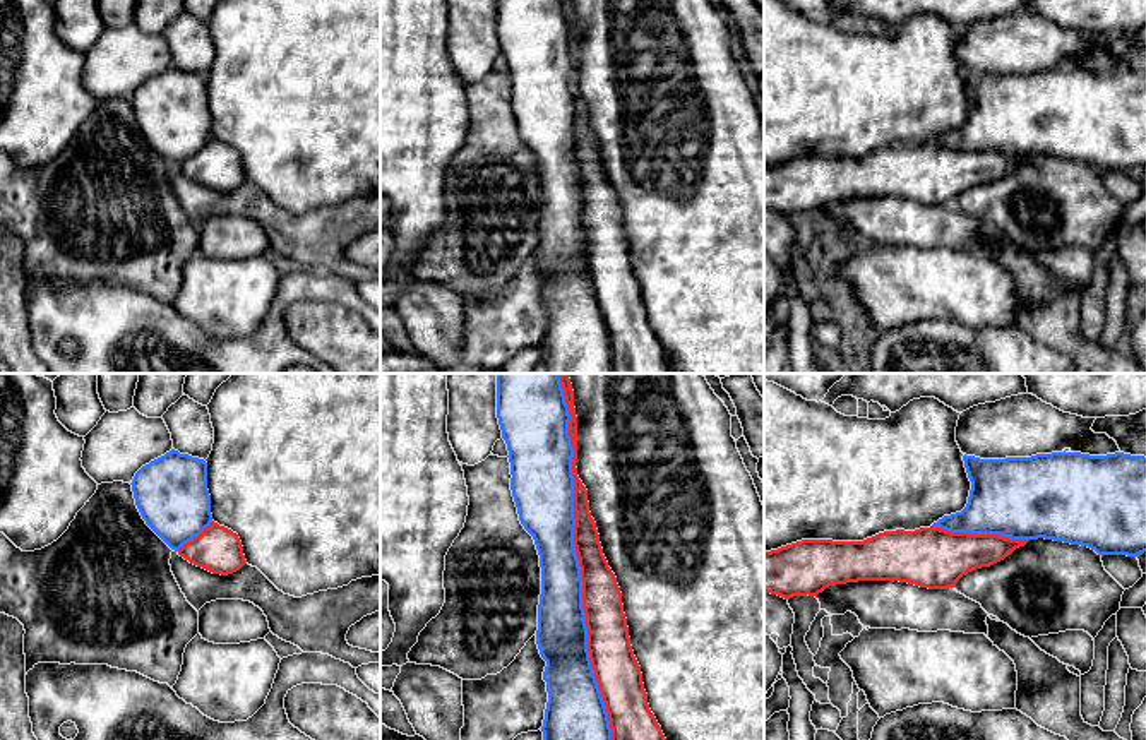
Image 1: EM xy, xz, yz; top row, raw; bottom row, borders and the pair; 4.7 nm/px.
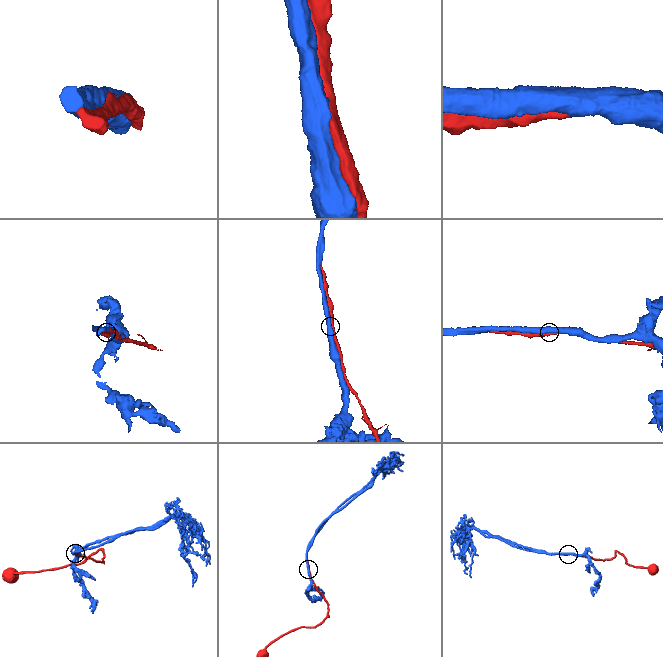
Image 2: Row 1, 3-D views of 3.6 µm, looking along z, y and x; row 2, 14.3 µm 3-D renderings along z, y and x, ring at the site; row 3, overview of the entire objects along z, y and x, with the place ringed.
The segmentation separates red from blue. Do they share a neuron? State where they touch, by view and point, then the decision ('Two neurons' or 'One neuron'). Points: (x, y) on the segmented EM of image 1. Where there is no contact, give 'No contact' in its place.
Touches red at xz (578, 557). One neuron

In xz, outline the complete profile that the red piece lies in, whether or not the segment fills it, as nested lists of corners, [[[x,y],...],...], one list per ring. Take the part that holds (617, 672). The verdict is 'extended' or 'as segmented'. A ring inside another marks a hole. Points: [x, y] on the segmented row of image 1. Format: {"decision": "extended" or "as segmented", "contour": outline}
{"decision": "extended", "contour": [[[497,373],[497,418],[507,444],[510,490],[519,521],[533,536],[541,567],[536,644],[546,661],[548,702],[543,740],[666,740],[648,704],[641,666],[634,656],[622,593],[608,567],[588,490],[577,476],[577,416],[569,373]]]}

